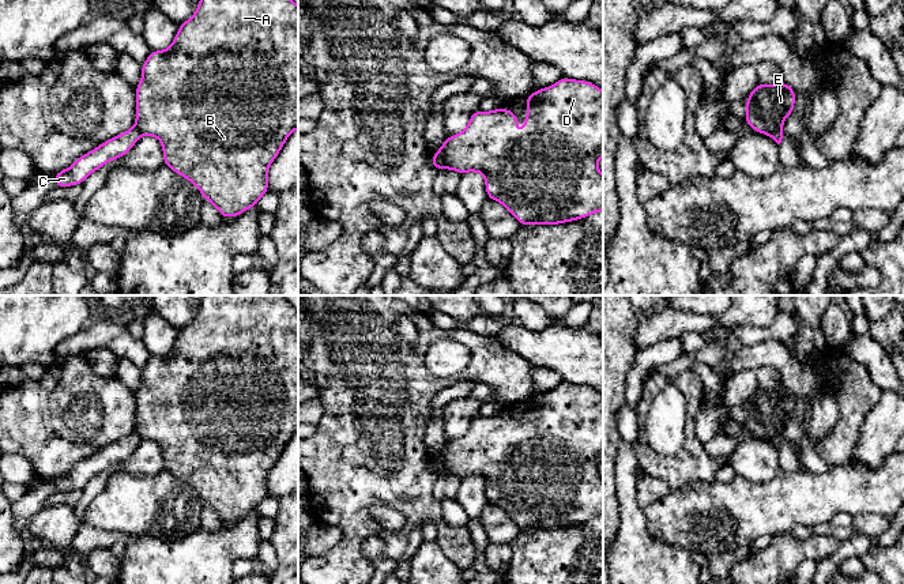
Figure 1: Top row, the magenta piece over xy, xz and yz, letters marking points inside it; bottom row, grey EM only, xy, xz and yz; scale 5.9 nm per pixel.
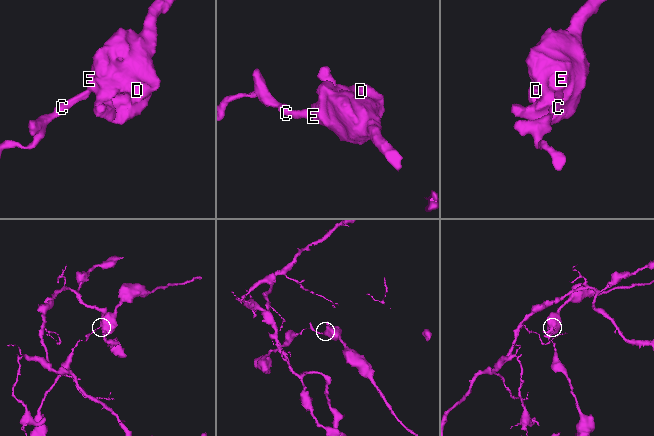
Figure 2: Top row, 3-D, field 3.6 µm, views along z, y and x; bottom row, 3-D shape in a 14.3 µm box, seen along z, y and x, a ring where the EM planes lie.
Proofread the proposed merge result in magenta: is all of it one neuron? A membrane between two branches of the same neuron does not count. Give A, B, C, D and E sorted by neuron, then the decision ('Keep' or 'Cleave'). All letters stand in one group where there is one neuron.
Groups: A B D E / C. Cleave

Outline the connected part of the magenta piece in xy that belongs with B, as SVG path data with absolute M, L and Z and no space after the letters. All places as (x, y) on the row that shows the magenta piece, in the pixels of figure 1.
M199 0L195 14L178 26L173 44L165 50L151 50L142 64L142 80L135 87L136 120L140 135L159 139L163 165L189 180L200 191L203 200L211 201L221 216L236 218L255 207L270 192L267 172L287 137L298 129L298 5L293 0Z

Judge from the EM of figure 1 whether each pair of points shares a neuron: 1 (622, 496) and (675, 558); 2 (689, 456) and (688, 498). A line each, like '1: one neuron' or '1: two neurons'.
1: one neuron
2: two neurons

